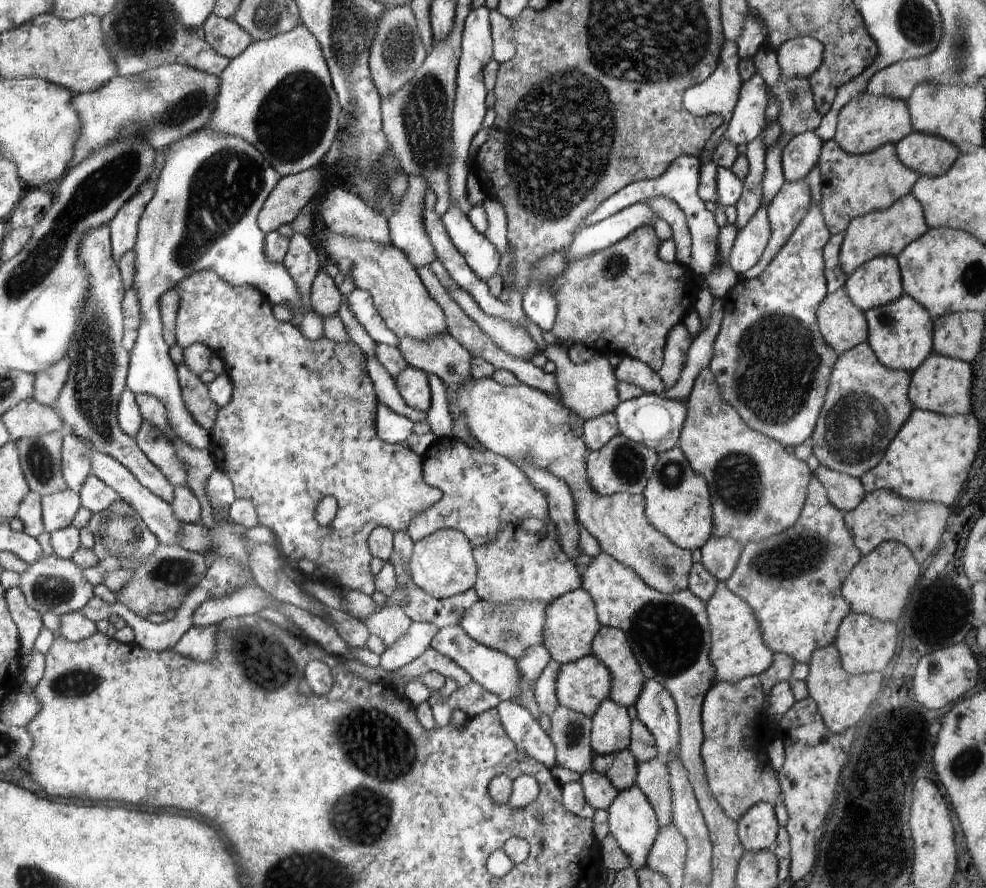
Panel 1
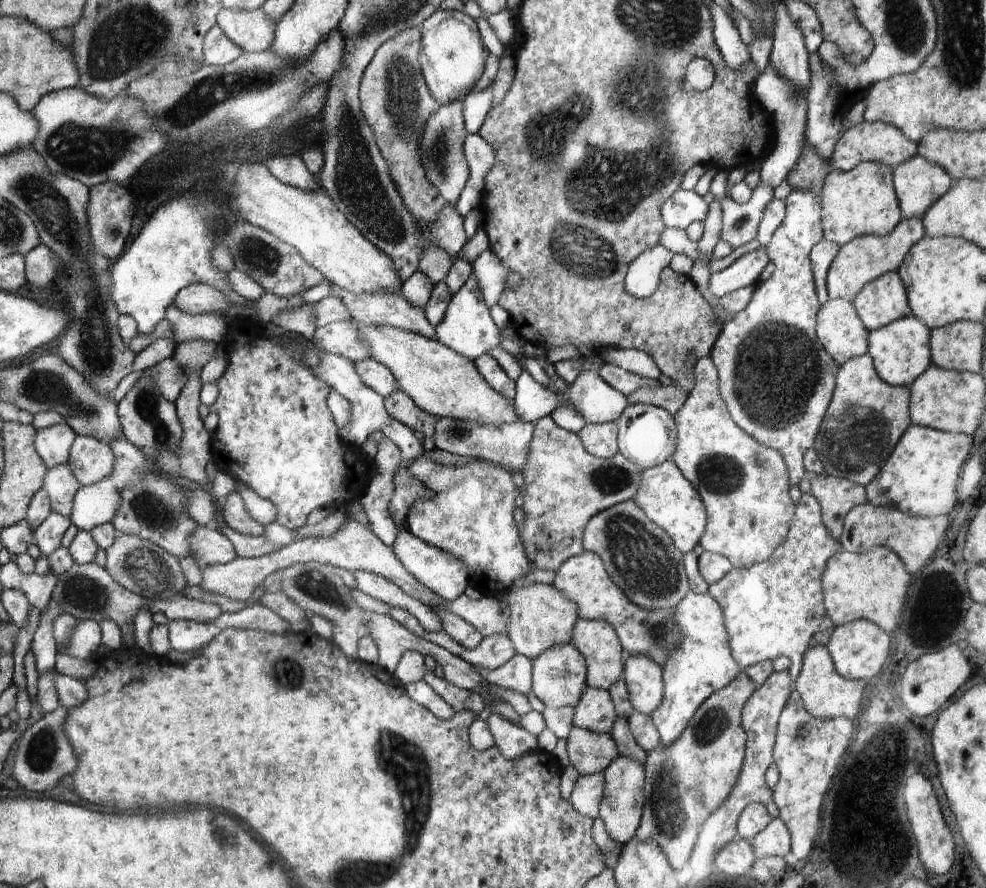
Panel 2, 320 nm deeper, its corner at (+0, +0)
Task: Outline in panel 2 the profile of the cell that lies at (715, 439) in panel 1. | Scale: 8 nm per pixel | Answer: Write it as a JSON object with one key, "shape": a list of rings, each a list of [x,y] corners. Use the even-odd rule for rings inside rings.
{"shape":[[[710,356],[698,359],[692,374],[694,388],[687,394],[682,408],[673,417],[677,426],[677,443],[670,459],[698,491],[704,503],[708,520],[699,540],[700,546],[705,551],[725,556],[734,568],[748,568],[770,558],[788,534],[789,522],[795,513],[795,503],[788,494],[788,469],[776,449],[760,444],[732,420],[720,394],[719,375]]]}

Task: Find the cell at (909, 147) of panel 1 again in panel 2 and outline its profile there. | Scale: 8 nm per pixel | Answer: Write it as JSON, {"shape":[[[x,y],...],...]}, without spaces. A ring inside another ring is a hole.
{"shape":[[[919,155],[894,167],[893,186],[902,219],[923,219],[932,204],[945,196],[953,184],[939,165]]]}

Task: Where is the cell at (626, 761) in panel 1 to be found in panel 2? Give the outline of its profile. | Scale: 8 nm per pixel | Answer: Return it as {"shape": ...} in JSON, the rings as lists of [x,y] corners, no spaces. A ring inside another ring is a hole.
{"shape":[[[573,726],[566,740],[569,762],[580,775],[604,772],[619,755],[610,733],[595,733]]]}

